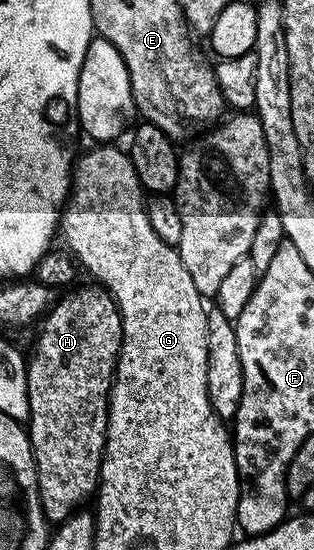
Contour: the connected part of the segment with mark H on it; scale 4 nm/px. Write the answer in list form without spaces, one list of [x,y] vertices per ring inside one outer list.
[[[101,285],[82,287],[71,295],[57,300],[46,312],[41,320],[42,328],[38,331],[38,340],[34,343],[34,352],[29,352],[26,364],[26,384],[28,385],[28,434],[30,444],[34,450],[34,463],[38,467],[38,495],[42,498],[42,514],[46,516],[47,524],[61,525],[71,514],[83,506],[86,498],[93,496],[98,489],[98,477],[102,469],[102,455],[106,451],[106,412],[108,410],[108,396],[112,390],[114,371],[118,368],[118,350],[122,347],[122,315],[118,312],[118,305],[113,295]]]

